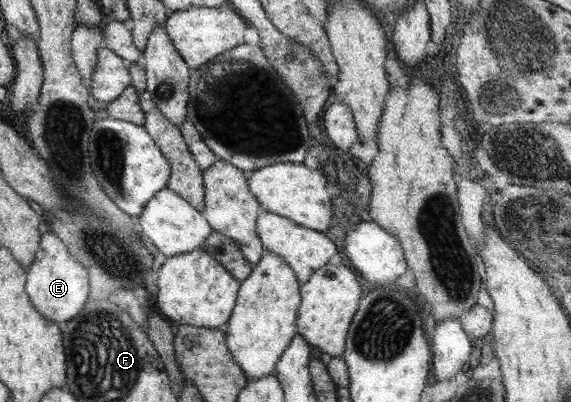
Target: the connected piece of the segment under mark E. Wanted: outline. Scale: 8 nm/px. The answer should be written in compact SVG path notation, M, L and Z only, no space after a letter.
M53 231L43 233L35 259L26 270L25 291L33 307L45 319L57 324L64 323L77 316L85 306L89 290L89 269L69 253L67 245Z

